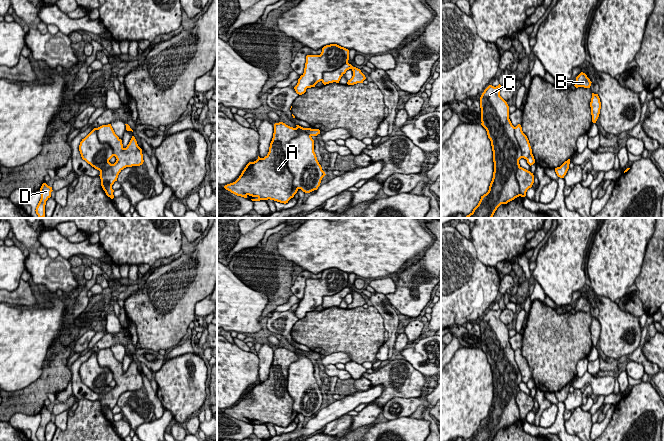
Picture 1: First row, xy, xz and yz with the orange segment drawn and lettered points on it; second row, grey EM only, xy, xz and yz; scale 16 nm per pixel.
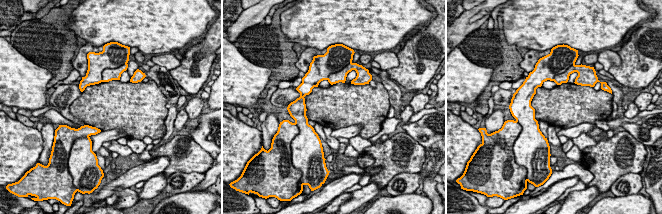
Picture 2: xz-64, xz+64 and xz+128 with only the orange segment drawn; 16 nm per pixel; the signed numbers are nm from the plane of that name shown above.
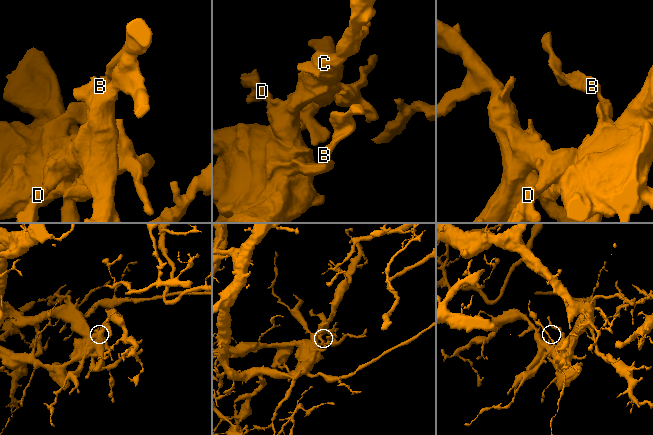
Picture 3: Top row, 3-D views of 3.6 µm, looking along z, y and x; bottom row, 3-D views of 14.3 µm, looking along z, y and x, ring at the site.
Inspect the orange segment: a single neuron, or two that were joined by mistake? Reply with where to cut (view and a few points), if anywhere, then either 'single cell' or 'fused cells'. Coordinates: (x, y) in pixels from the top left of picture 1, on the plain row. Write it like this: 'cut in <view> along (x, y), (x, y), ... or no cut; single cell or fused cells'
cut in xz along (294, 352), (297, 358), (288, 369), (287, 392), (297, 413); fused cells

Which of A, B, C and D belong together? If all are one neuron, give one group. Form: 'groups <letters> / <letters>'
groups A B / C D

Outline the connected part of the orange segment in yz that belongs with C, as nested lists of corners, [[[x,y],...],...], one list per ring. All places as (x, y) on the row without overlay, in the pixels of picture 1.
[[[500,308],[496,311],[489,309],[480,321],[481,349],[486,353],[491,365],[494,396],[488,416],[481,420],[478,429],[464,442],[492,442],[501,428],[507,428],[521,420],[516,396],[520,391],[519,384],[522,382],[522,376],[515,361],[515,351],[509,343],[509,330],[500,320],[500,314]]]

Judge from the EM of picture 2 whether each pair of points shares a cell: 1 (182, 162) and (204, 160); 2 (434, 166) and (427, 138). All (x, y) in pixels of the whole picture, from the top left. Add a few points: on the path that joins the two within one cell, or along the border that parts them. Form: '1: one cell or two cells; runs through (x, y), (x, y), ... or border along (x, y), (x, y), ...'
1: one cell; runs through (187, 160), (199, 160)
2: two cells; border along (435, 142), (427, 149)

